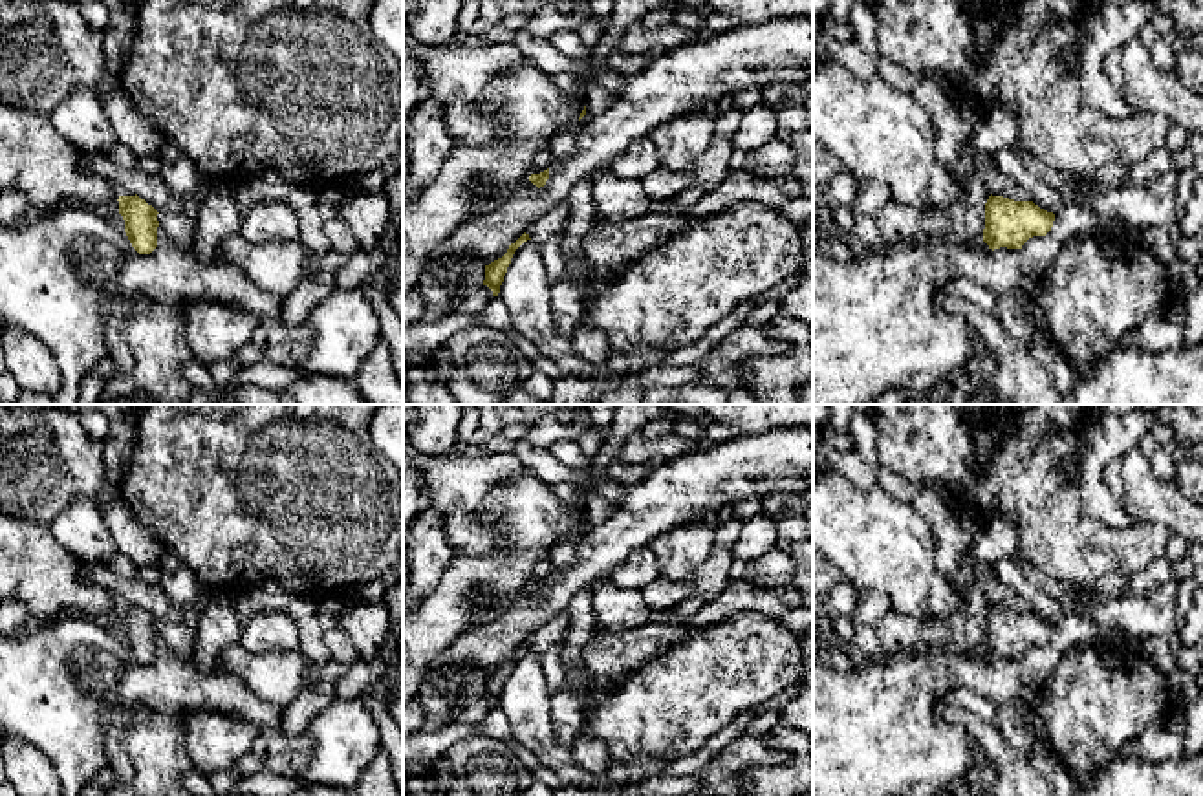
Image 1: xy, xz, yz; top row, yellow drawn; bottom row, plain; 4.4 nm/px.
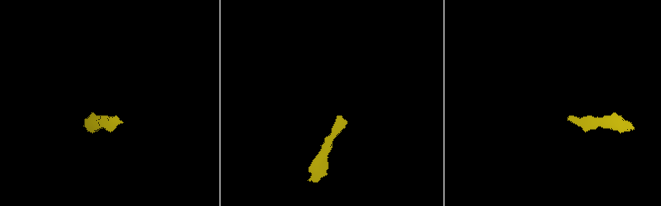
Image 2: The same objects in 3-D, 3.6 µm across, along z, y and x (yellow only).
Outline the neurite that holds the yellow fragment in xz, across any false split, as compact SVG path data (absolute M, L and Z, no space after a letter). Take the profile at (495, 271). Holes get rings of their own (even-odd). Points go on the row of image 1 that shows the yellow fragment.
M524 232L515 243L509 245L507 253L502 258L485 265L483 285L487 285L493 291L493 296L498 296L498 293L500 293L500 285L504 282L504 276L507 273L507 267L511 264L515 251L527 240L531 240L531 238L529 238L529 234Z

